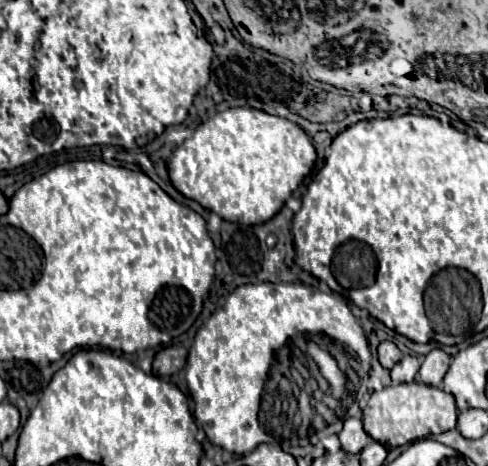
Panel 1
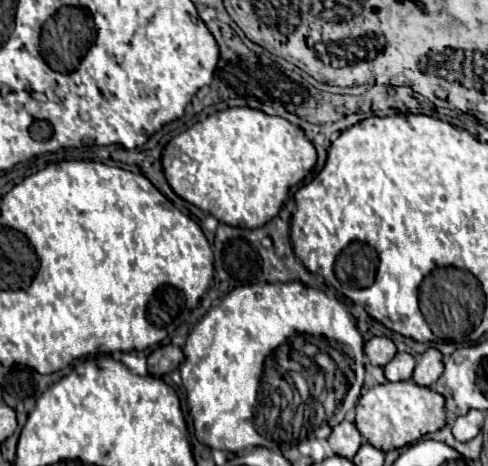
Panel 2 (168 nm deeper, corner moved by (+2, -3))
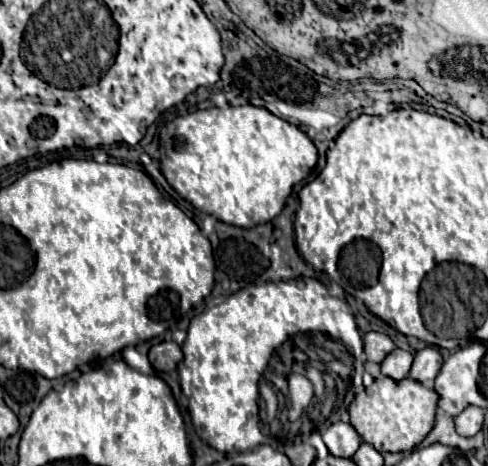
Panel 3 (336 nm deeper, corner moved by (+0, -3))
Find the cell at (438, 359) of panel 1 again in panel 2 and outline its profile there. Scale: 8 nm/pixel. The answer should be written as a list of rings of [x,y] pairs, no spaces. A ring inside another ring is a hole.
[[[427,349],[421,355],[421,359],[413,371],[413,381],[417,385],[431,387],[441,377],[441,373],[443,373],[443,355],[437,349]]]

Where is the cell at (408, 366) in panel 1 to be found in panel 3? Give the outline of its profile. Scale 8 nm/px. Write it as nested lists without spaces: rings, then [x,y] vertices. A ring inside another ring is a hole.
[[[393,349],[383,361],[381,361],[381,373],[391,379],[405,379],[409,375],[413,363],[413,353],[403,349]]]

